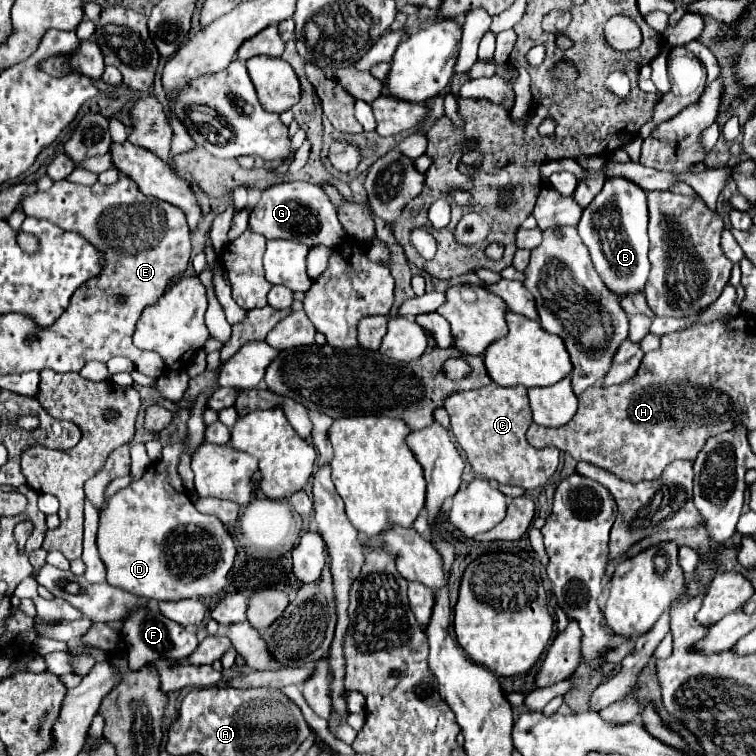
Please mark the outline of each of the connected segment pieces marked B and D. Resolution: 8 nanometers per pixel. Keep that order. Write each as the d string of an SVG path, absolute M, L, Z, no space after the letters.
M607 177L601 193L585 207L577 225L583 243L587 245L593 265L605 285L619 297L625 293L643 291L649 277L649 239L647 239L647 191L625 177Z
M179 441L179 443L175 443L175 445L165 445L165 447L163 447L163 457L161 457L157 463L153 463L153 467L149 467L147 473L145 473L139 481L133 481L129 487L117 491L117 493L109 499L105 511L101 511L99 531L97 531L97 549L99 549L99 555L101 555L103 563L105 563L105 567L107 567L107 583L109 583L109 585L119 587L119 589L123 589L123 591L127 591L127 593L133 593L133 595L137 595L137 597L157 599L157 601L177 601L177 599L187 599L187 597L203 597L203 595L219 593L219 591L225 587L225 583L227 583L227 573L229 573L229 569L231 569L231 565L233 565L233 559L235 559L235 543L233 543L233 539L231 539L227 527L225 527L215 515L205 515L205 513L199 513L199 511L195 509L195 505L191 503L191 499L189 499L187 493L185 493L181 475L179 475L179 471L177 471L179 461L181 461L181 455L183 455L183 453L189 453L189 455L191 455L195 449L197 449L197 447L189 447L185 441Z

